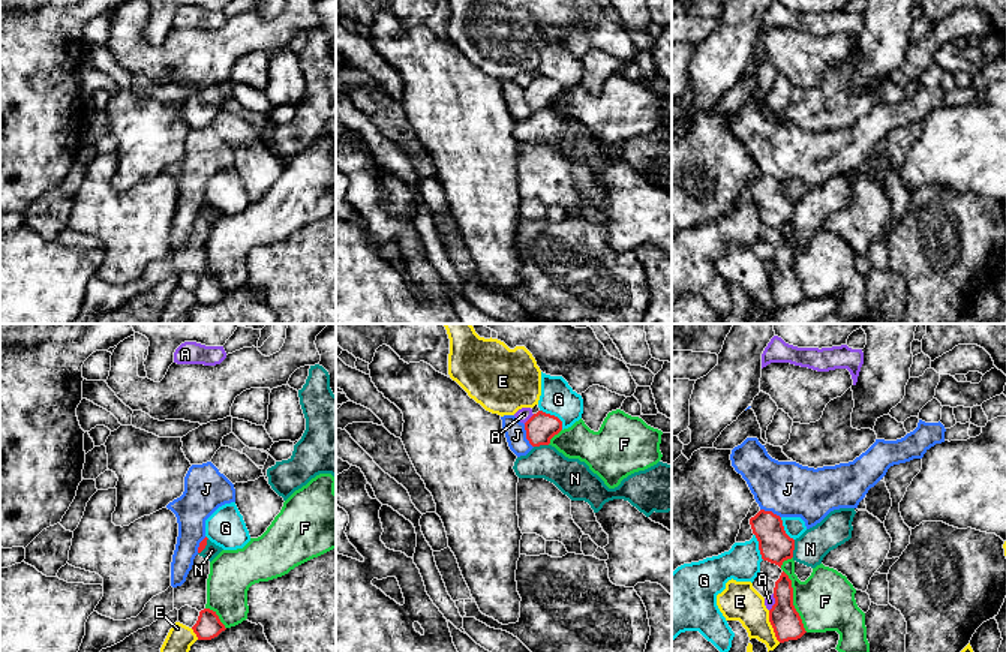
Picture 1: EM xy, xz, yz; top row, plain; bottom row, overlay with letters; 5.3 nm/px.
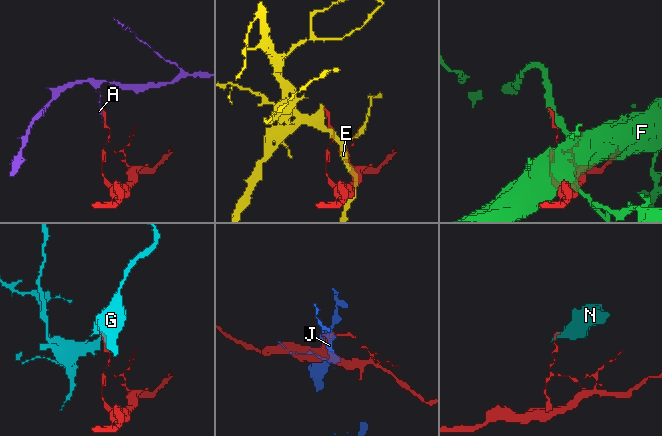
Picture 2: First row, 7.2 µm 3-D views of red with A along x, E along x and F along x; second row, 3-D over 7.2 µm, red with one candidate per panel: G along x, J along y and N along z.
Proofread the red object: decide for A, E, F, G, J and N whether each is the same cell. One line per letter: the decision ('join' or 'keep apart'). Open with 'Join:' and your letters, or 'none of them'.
Join: none of them
A: keep apart
E: keep apart
F: keep apart
G: keep apart
J: keep apart
N: keep apart

